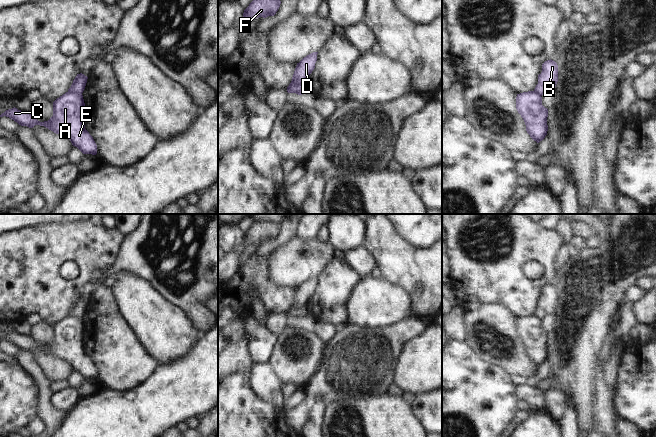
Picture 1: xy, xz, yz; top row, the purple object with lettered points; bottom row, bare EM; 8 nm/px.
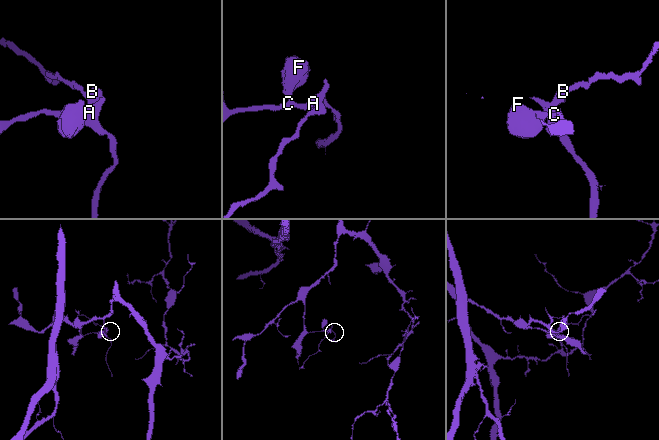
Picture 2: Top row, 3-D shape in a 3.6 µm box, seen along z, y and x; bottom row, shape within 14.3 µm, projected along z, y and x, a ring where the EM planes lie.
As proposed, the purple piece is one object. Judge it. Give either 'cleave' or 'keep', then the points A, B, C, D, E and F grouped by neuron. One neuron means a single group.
cleave; groups A C D E F / B

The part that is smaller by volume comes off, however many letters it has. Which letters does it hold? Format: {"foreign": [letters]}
{"foreign": ["B"]}

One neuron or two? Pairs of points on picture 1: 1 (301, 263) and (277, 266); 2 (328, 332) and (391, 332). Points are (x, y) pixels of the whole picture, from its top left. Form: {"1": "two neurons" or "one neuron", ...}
{"1": "one neuron", "2": "two neurons"}

